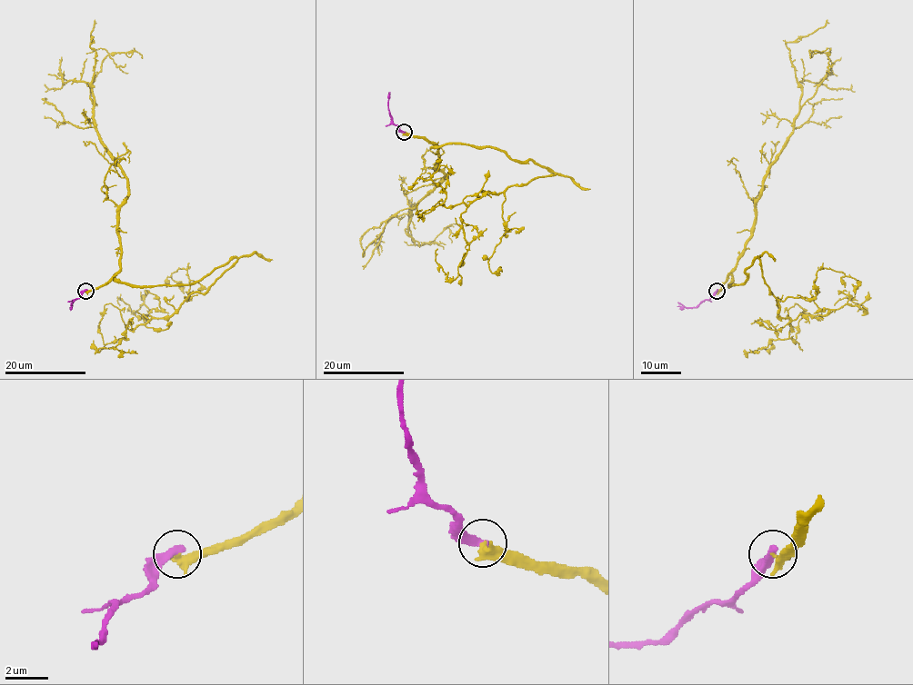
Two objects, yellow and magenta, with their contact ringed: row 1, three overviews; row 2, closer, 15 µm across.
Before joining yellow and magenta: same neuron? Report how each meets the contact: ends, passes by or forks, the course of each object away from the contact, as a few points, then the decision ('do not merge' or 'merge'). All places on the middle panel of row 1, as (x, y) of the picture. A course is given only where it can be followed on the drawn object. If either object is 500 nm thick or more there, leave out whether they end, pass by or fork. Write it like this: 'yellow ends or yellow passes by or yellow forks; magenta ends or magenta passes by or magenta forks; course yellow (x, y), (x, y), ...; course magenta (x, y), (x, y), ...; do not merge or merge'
yellow ends; magenta ends; course yellow (403, 132), (433, 146), (496, 146), (555, 173), (477, 197), (461, 214), (469, 250), (455, 279), (437, 249); course magenta (403, 132), (393, 123), (388, 109), (388, 92); do not merge

